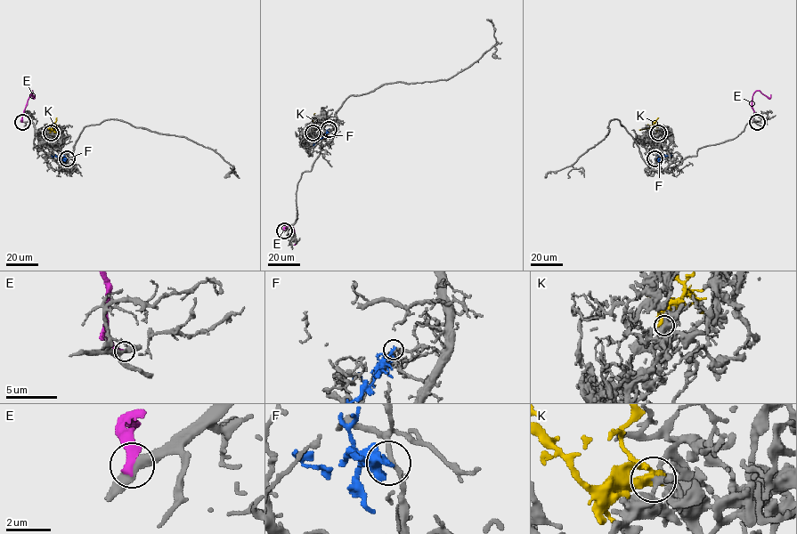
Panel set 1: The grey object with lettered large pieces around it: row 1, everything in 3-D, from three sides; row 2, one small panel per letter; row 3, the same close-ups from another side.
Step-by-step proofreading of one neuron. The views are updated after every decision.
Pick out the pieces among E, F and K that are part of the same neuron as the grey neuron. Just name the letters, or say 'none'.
K

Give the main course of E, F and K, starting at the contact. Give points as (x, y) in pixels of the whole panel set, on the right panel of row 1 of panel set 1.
E: (757, 122), (753, 119), (752, 107), (753, 93), (759, 90), (768, 98), (770, 94)
F: (654, 158), (662, 160), (670, 152)
K: (658, 133), (639, 130)

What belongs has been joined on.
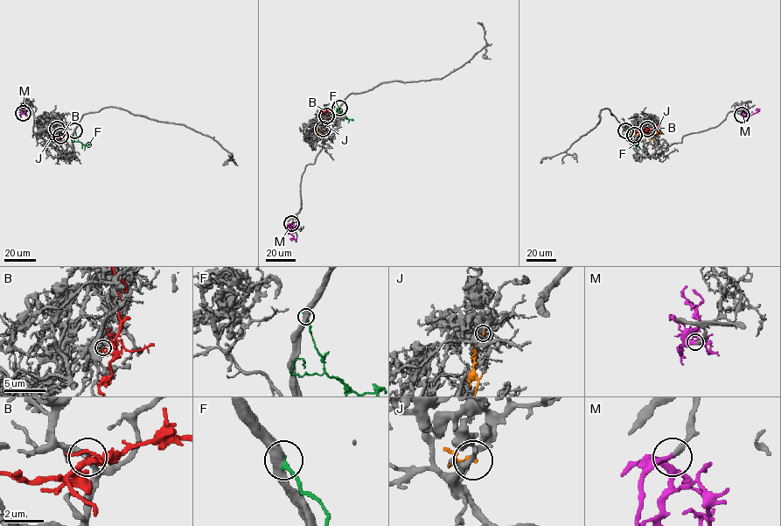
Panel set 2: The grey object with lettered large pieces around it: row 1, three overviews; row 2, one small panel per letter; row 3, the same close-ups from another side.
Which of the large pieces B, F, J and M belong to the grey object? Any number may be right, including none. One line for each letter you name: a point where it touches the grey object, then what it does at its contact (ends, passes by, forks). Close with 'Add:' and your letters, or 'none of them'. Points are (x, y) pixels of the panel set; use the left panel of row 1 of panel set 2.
M: (23, 113) | it ends
Add: M

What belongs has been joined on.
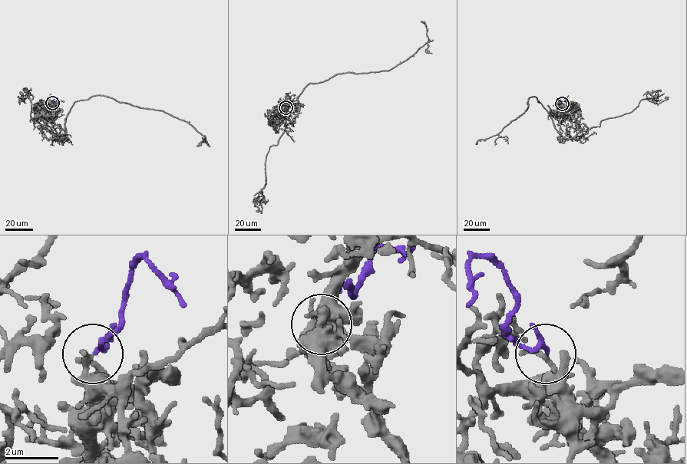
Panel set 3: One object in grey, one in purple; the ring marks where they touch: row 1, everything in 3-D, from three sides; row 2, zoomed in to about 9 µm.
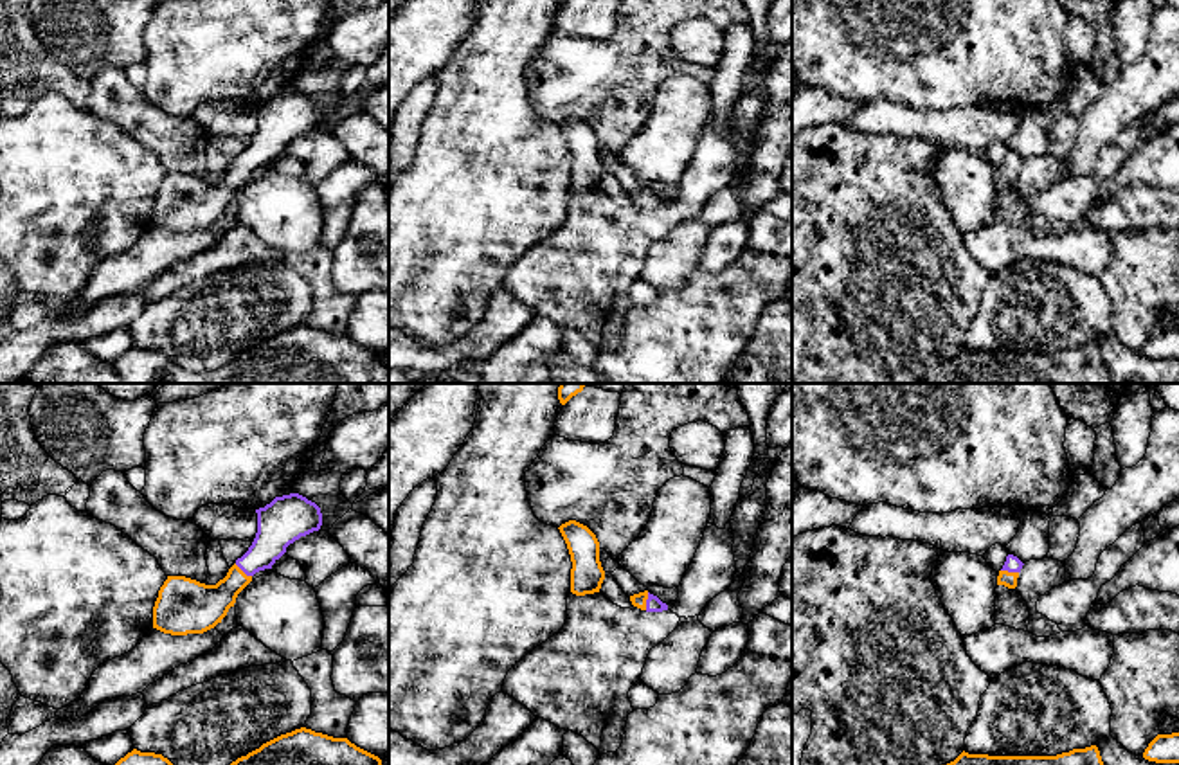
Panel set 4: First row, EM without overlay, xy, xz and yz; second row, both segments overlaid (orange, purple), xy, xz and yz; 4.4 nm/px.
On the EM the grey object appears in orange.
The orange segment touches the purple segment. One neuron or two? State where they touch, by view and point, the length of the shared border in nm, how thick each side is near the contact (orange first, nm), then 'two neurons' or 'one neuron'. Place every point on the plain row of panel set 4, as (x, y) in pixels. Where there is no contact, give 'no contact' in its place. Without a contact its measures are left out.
xz (645, 198) | 80 nm | 60/70 nm | one neuron

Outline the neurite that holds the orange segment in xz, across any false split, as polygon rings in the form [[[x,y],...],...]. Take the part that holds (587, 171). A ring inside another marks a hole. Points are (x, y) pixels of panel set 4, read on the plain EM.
[[[569,117],[558,126],[572,158],[571,189],[576,193],[599,189],[605,167],[599,158],[599,139],[596,131],[576,117]]]

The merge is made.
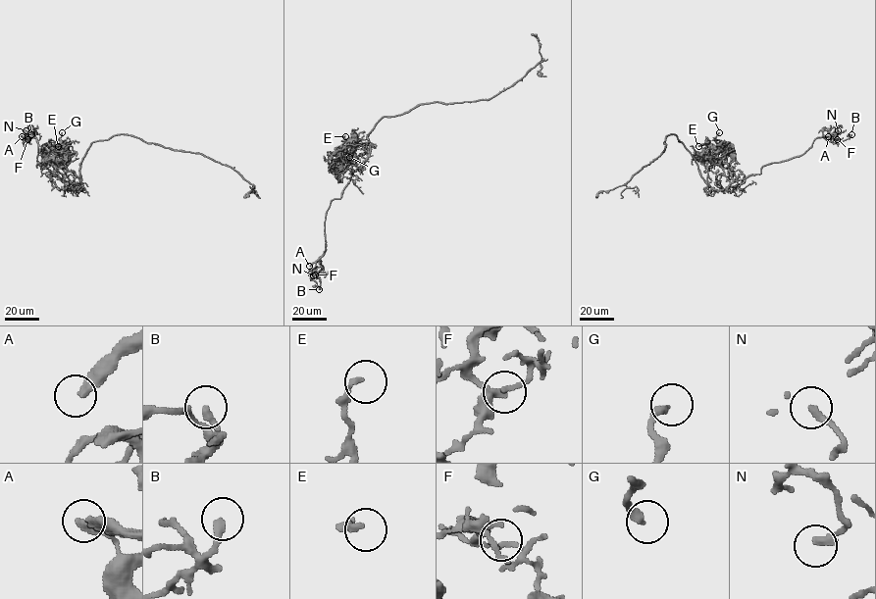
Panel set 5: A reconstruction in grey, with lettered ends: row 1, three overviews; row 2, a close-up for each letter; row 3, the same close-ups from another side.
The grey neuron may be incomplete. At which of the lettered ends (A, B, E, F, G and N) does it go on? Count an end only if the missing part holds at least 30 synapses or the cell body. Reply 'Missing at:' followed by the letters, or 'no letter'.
Missing at: A

